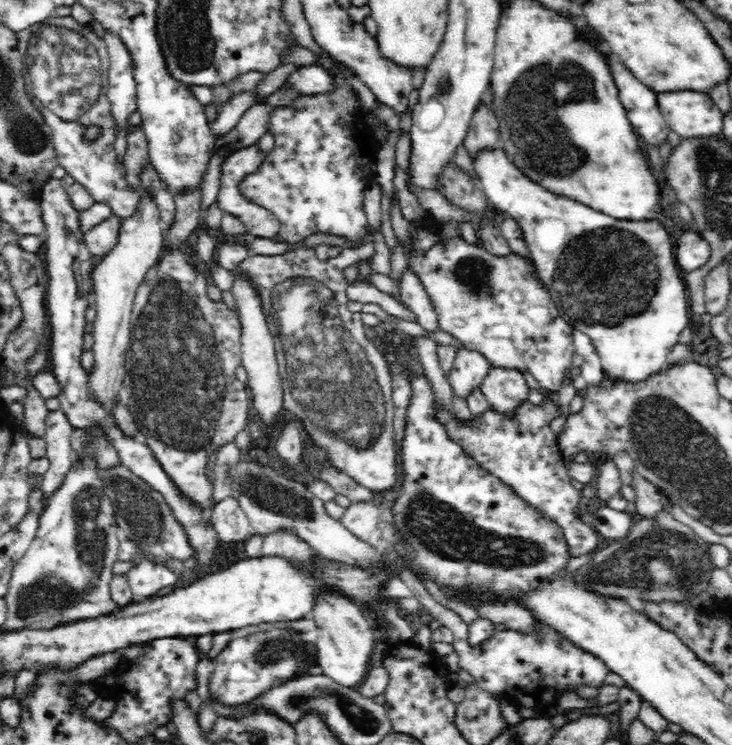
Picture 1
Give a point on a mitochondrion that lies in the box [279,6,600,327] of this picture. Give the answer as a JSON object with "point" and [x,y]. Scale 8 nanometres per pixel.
{"point":[531,100]}

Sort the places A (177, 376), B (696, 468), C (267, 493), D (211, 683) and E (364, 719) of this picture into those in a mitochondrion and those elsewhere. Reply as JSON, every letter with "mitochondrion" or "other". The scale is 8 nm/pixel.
{"A":"mitochondrion","B":"mitochondrion","C":"mitochondrion","D":"other","E":"mitochondrion"}

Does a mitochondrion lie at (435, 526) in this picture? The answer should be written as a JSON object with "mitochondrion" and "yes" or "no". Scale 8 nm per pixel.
{"mitochondrion":"yes"}

